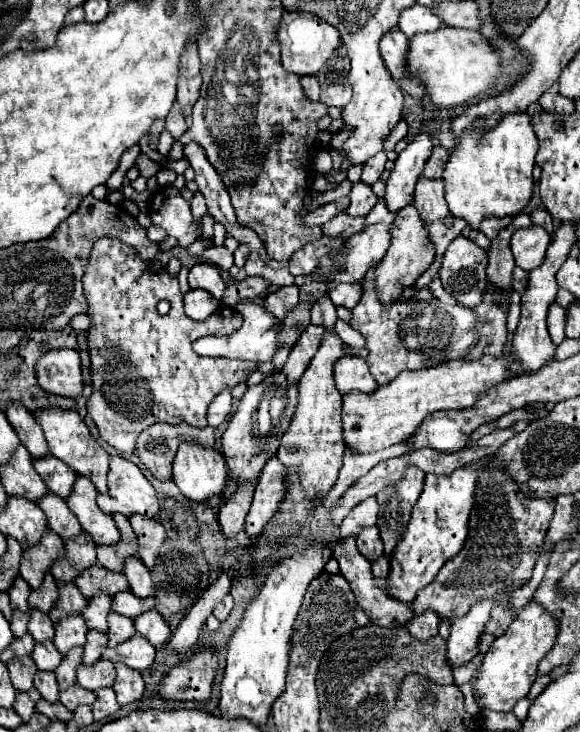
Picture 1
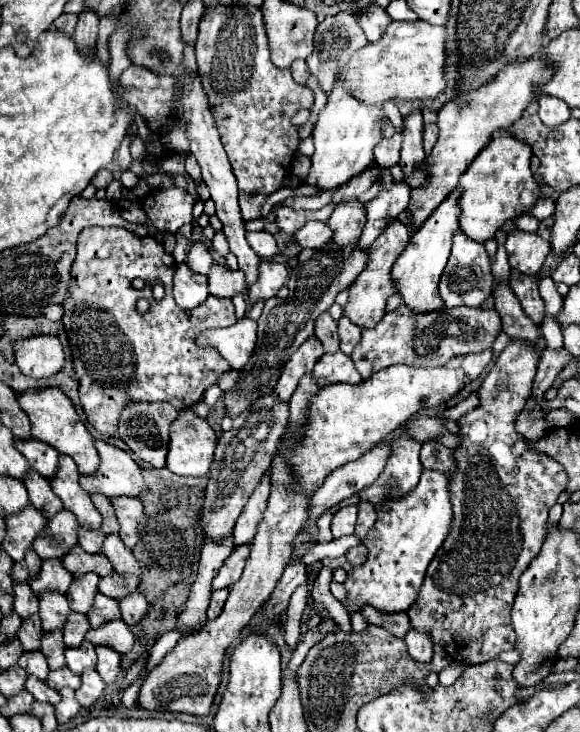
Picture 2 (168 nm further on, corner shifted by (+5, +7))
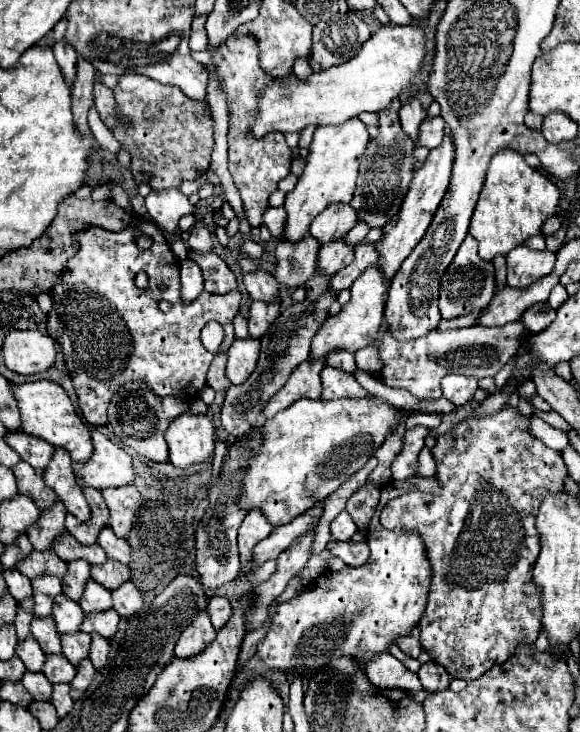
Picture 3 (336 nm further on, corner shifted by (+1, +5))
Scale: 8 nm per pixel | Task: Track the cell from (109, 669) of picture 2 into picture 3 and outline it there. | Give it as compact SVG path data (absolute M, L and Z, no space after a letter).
M92 635L92 647L90 647L90 661L94 663L94 667L98 671L102 671L108 663L108 655L110 655L110 645L106 639L102 639L100 635Z

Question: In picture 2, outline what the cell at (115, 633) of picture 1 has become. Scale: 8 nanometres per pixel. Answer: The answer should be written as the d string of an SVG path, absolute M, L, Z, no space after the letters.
M98 595L94 597L94 609L90 609L88 613L88 621L90 621L90 627L100 627L102 623L106 621L112 621L112 619L120 619L120 609L118 609L118 601L116 599L110 599L106 595Z

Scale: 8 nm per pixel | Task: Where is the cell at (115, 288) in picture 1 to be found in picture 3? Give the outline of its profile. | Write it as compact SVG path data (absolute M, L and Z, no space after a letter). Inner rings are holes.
M144 219L136 229L130 225L120 233L86 227L76 239L80 249L68 261L60 281L50 293L54 305L48 313L48 333L62 345L86 423L94 427L108 425L106 409L120 385L128 381L144 381L158 397L178 397L186 403L200 399L206 387L208 367L214 359L214 353L200 343L200 331L208 321L218 321L226 333L220 353L228 351L234 339L232 319L240 307L240 291L236 289L226 295L202 293L194 303L184 305L182 299L178 299L180 261L150 219ZM142 229L154 239L150 249L136 245L136 237L144 233ZM138 271L150 277L148 289L134 285ZM160 283L164 283L164 291L158 289ZM160 299L170 301L172 311L158 311L156 301Z

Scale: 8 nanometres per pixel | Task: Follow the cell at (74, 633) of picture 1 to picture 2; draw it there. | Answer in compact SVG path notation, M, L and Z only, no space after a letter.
M42 593L40 597L40 619L44 631L62 629L66 615L70 613L68 601L62 593Z

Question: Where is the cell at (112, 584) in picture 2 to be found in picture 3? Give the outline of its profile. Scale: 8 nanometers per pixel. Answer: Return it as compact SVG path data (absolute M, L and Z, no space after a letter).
M108 561L106 567L92 567L92 579L98 581L102 587L114 591L122 583L130 581L132 573L130 573L128 565L118 563L118 561Z

